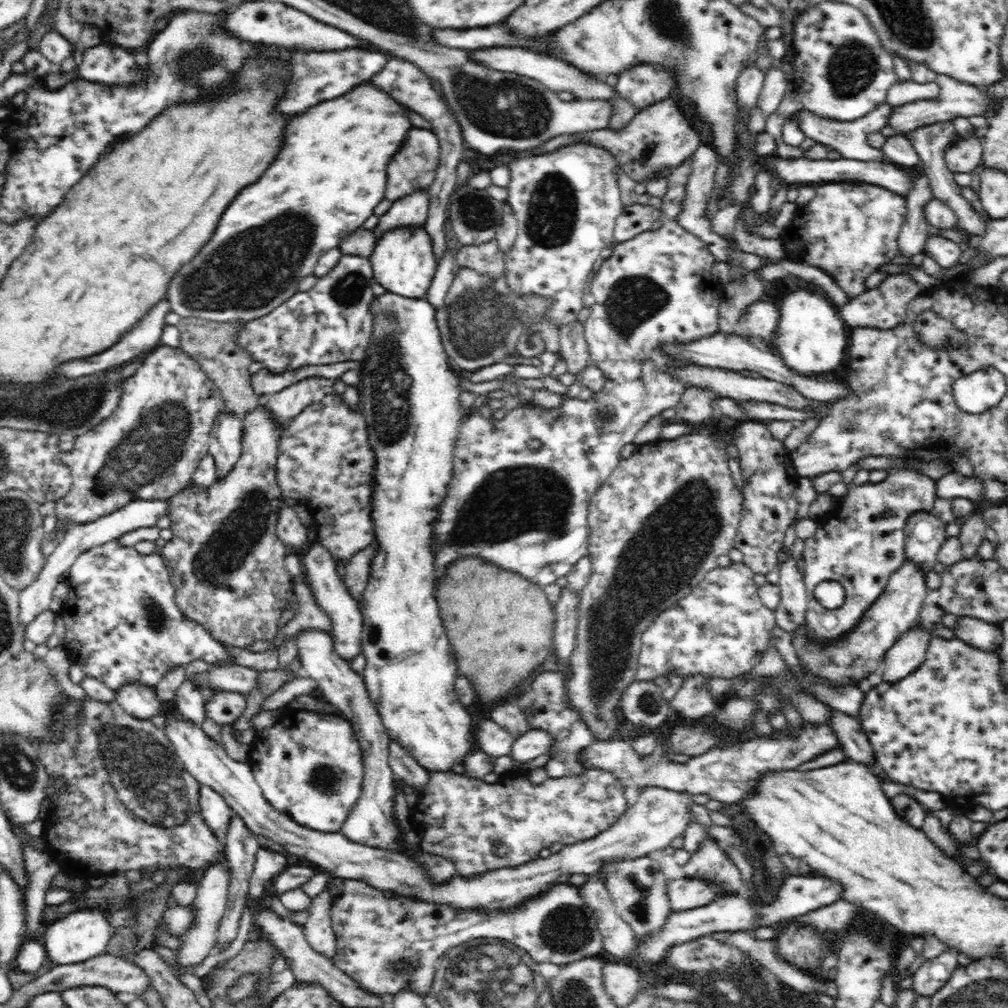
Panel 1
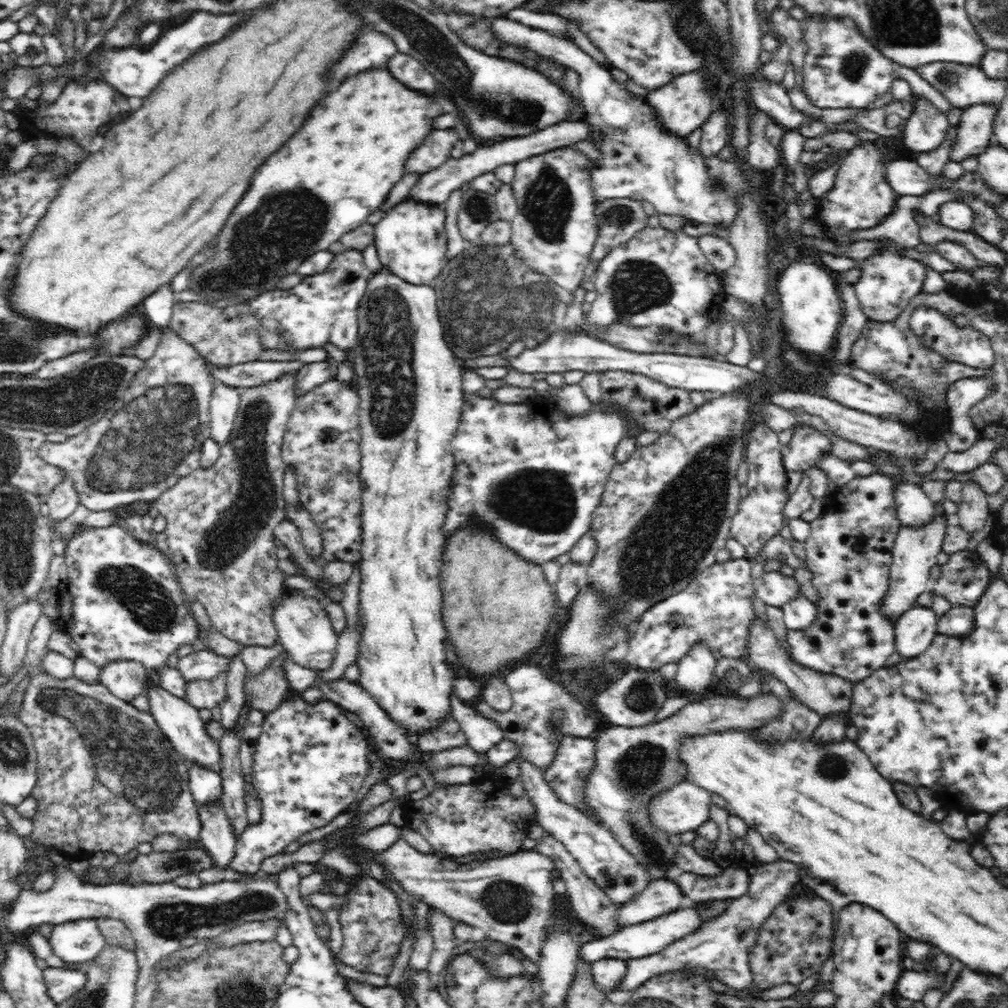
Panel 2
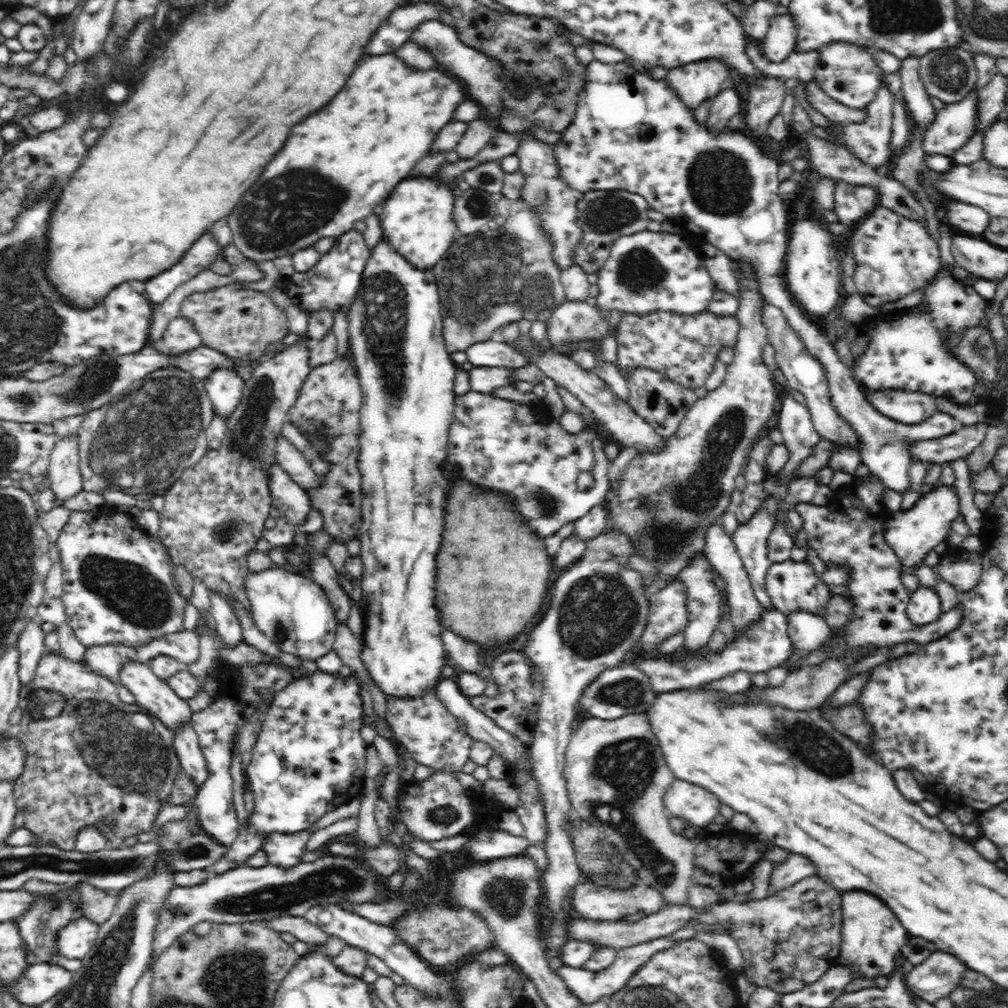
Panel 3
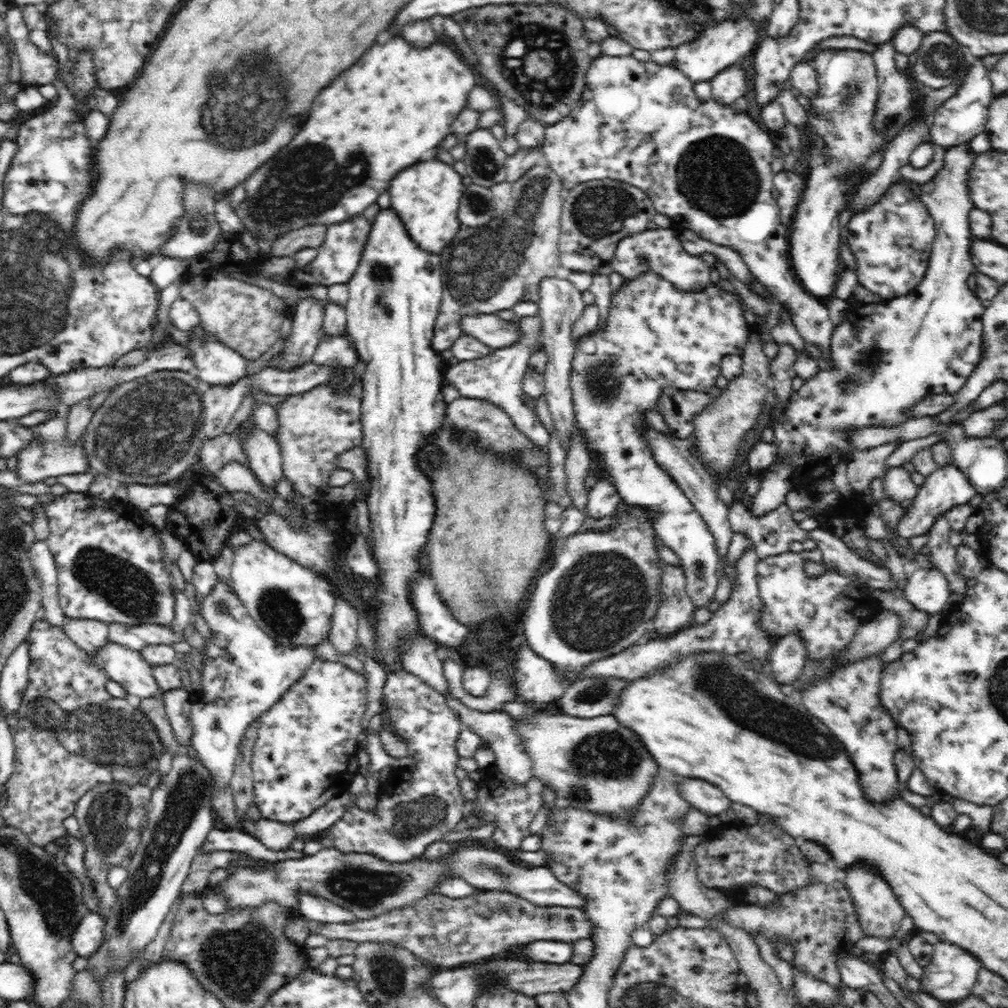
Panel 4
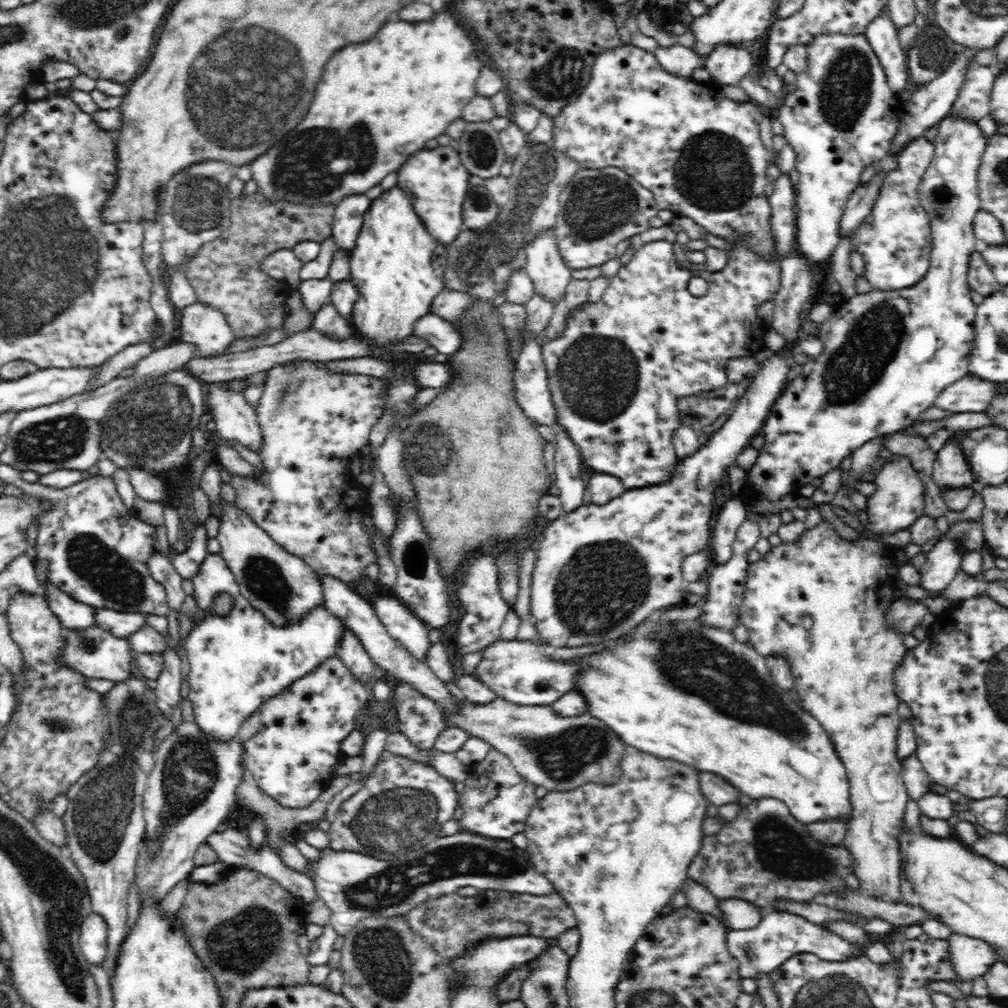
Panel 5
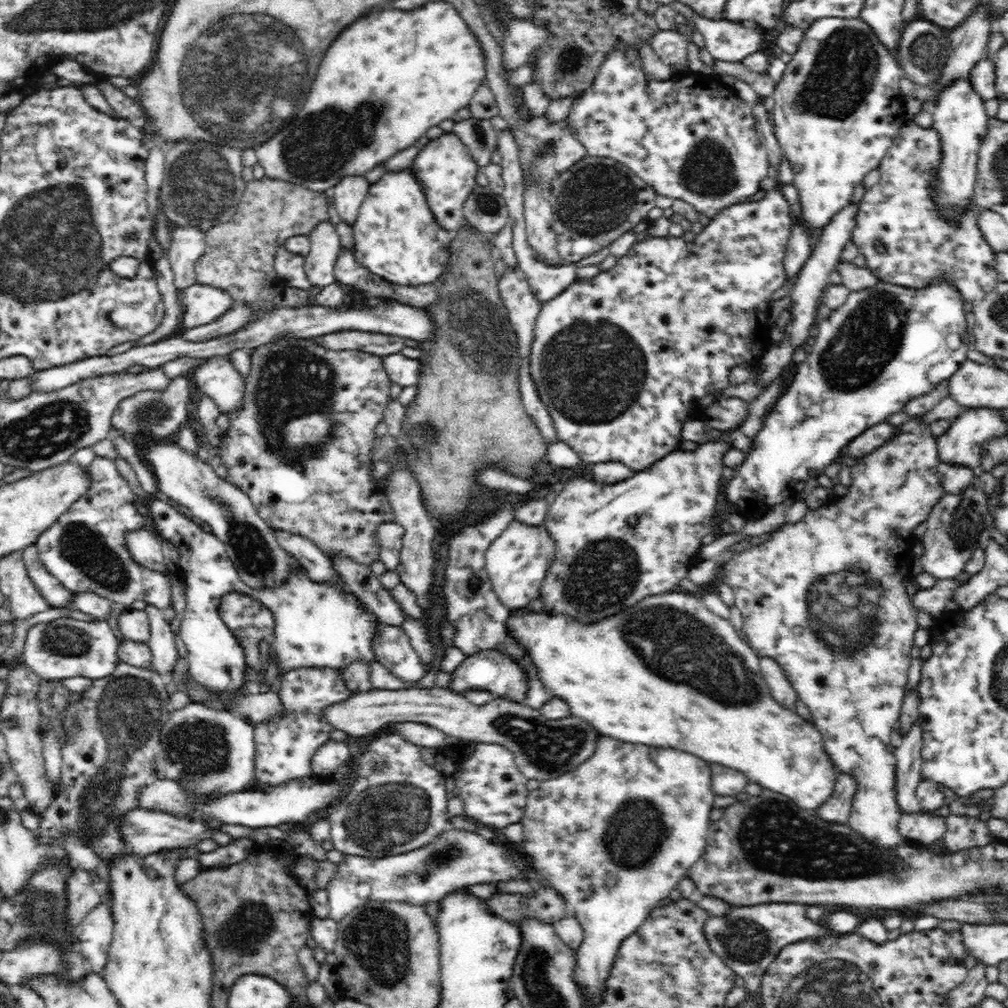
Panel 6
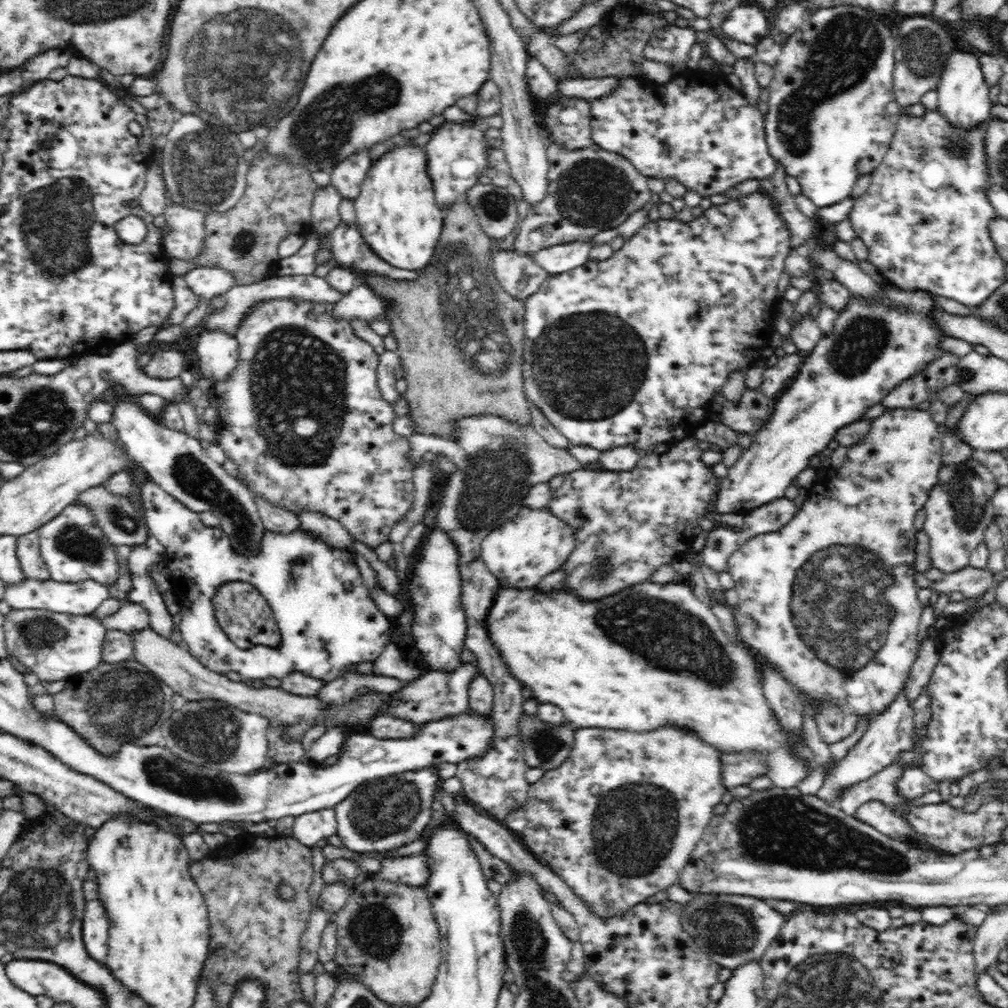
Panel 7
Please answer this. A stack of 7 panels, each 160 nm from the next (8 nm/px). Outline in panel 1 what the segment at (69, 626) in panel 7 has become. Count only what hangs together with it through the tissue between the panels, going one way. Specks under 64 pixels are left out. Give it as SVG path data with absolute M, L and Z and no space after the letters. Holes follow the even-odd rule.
M168 712L164 717L165 727L164 732L174 752L177 753L179 760L183 762L185 769L193 776L199 785L210 787L212 791L216 791L223 797L228 803L228 806L237 814L244 824L253 832L254 836L266 836L270 838L272 842L284 846L283 852L289 856L298 856L298 858L305 858L308 862L321 866L328 873L331 873L334 877L342 879L354 879L360 880L377 888L378 890L391 890L396 891L401 896L408 896L408 898L414 898L415 900L422 900L426 902L434 902L440 905L450 905L454 909L460 909L460 911L467 911L472 909L482 909L484 911L505 911L512 909L513 906L523 903L526 899L537 897L537 895L545 893L552 885L554 885L558 877L561 874L589 874L594 876L600 871L602 862L622 862L622 860L634 860L654 852L654 850L662 850L669 846L670 842L678 836L682 836L690 820L694 820L694 813L688 809L688 806L694 804L692 798L694 795L688 795L688 793L678 793L662 788L647 787L640 791L636 802L632 806L626 809L626 812L612 825L610 828L604 830L590 838L578 842L576 844L566 844L557 853L552 853L546 858L536 858L536 860L530 860L522 866L506 866L506 868L500 868L500 870L490 870L490 872L484 872L484 874L478 874L476 878L464 878L457 874L444 882L439 884L438 879L434 880L429 878L427 870L423 868L421 862L417 862L413 858L410 858L406 854L398 854L397 852L388 852L381 848L373 848L372 846L364 846L357 842L352 842L349 838L346 838L344 834L339 832L320 833L316 830L307 829L305 826L299 825L294 820L282 814L279 810L276 810L263 796L263 791L256 783L254 773L249 763L240 763L230 759L228 754L224 750L222 745L219 745L208 737L200 725L196 725L194 722L190 722L182 715L176 716L173 713Z

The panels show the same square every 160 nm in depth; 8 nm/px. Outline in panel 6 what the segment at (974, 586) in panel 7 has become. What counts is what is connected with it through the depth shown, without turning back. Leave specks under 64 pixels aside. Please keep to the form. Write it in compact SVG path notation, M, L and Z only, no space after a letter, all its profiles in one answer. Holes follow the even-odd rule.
M954 578L938 580L932 588L919 589L911 596L911 603L915 610L928 612L932 618L937 618L945 610L946 600L962 584L956 583Z

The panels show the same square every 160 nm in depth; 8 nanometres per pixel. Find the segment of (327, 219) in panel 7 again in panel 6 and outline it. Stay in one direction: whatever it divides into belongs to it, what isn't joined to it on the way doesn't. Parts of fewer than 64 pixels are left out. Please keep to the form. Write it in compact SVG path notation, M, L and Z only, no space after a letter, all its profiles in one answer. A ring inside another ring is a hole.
M326 220L307 236L311 250L305 256L305 273L311 286L322 289L336 281L334 264L342 250L336 227Z

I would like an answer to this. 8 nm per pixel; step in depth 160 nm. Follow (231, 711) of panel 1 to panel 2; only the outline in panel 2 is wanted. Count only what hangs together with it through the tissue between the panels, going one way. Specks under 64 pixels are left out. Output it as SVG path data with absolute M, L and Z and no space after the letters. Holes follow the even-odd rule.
M226 673L210 681L188 681L186 700L196 709L212 710L226 700Z

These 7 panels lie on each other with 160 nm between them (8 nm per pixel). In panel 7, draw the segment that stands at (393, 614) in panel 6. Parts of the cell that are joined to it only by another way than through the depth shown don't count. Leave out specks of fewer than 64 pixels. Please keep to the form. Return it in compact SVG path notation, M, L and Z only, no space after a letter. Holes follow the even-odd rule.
M302 510L298 512L301 528L318 540L323 540L331 548L341 548L354 555L351 534L337 521L321 512Z

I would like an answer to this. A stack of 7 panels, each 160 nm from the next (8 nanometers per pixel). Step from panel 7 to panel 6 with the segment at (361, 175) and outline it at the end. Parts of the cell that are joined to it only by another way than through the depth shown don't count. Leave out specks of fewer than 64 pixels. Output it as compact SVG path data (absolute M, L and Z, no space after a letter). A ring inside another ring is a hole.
M355 175L342 178L342 181L334 189L330 189L328 194L336 205L336 212L341 220L353 226L369 191L370 184L366 178Z

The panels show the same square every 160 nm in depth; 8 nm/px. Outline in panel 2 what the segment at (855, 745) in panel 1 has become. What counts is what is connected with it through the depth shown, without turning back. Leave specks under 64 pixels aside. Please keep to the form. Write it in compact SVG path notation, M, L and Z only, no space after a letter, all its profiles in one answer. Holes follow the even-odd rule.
M757 616L754 622L750 624L750 632L748 632L749 657L752 663L759 670L764 670L781 681L791 696L804 703L806 707L814 710L824 721L829 719L839 719L844 725L851 725L849 713L852 706L852 694L854 685L848 681L826 673L820 673L808 667L796 664L788 653L784 651L784 646L775 637L772 629L768 624L764 624Z

